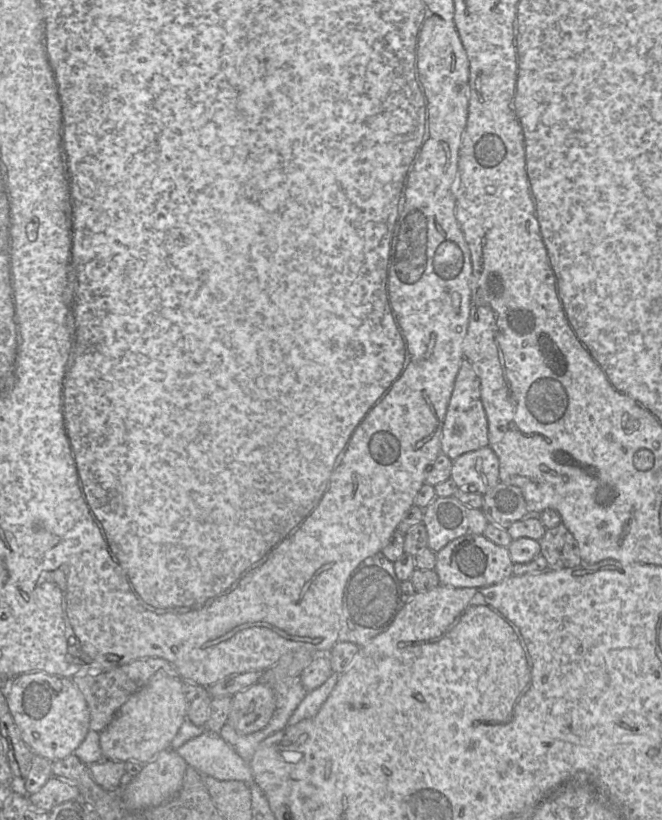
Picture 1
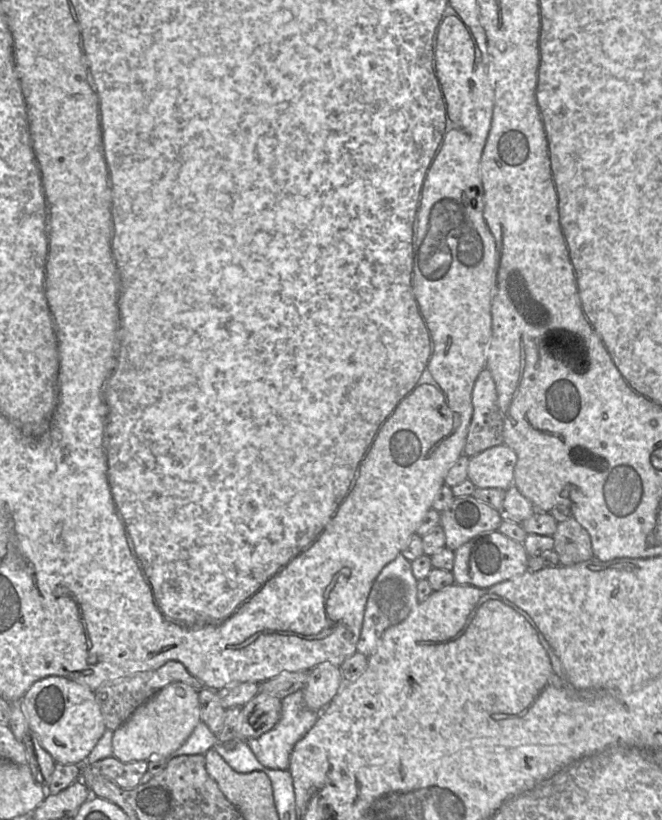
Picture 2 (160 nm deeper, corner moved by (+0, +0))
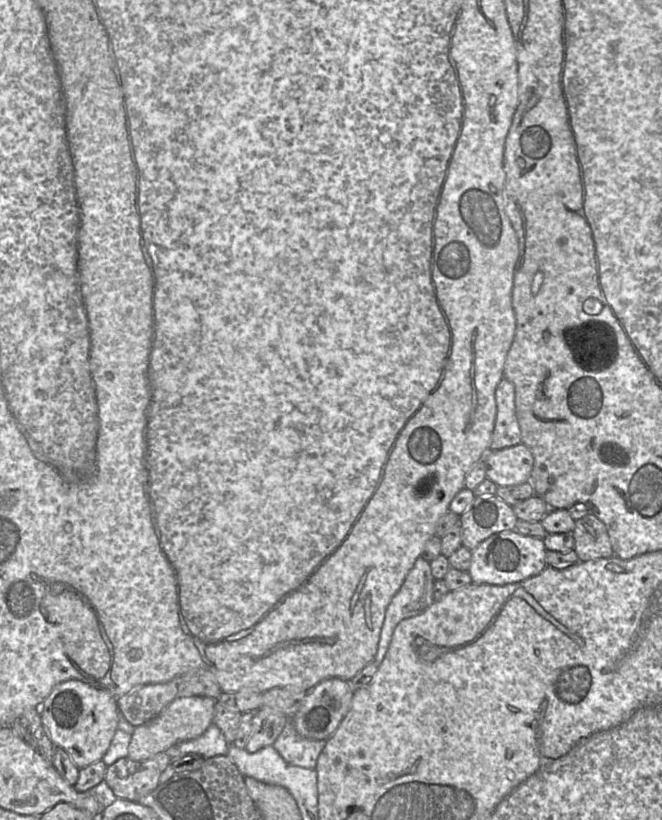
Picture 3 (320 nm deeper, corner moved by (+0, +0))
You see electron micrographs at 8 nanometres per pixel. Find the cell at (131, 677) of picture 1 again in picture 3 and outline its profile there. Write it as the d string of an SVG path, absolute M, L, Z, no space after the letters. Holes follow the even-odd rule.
M194 669L191 670L181 676L176 678L161 682L161 683L150 683L146 685L141 685L139 687L134 688L132 691L119 696L116 698L117 707L119 710L119 718L120 713L126 719L126 721L134 726L135 728L146 723L147 721L155 718L159 715L171 702L173 702L177 698L186 697L186 696L207 696L211 697L215 700L221 695L222 689L215 678L214 674L208 670L199 670Z

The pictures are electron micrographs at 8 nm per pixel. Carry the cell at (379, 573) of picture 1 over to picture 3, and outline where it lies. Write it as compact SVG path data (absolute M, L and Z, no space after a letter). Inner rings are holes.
M421 557L417 558L400 589L387 606L373 661L382 662L394 629L402 620L421 613L434 602L434 583L430 562Z

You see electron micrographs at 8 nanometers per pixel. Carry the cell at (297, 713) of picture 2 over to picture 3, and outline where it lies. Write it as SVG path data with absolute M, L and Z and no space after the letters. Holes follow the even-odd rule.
M288 719L273 747L287 763L314 769L326 741L302 737L296 731L292 720Z

